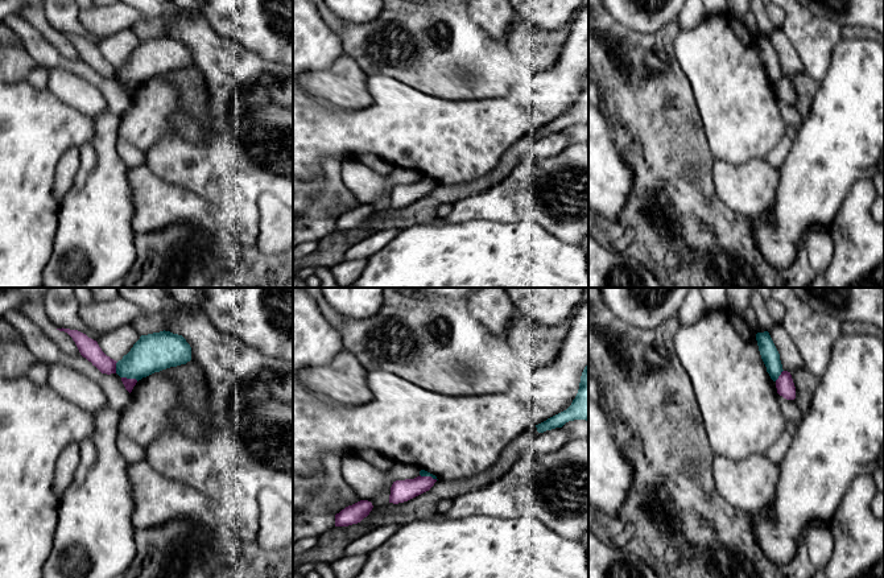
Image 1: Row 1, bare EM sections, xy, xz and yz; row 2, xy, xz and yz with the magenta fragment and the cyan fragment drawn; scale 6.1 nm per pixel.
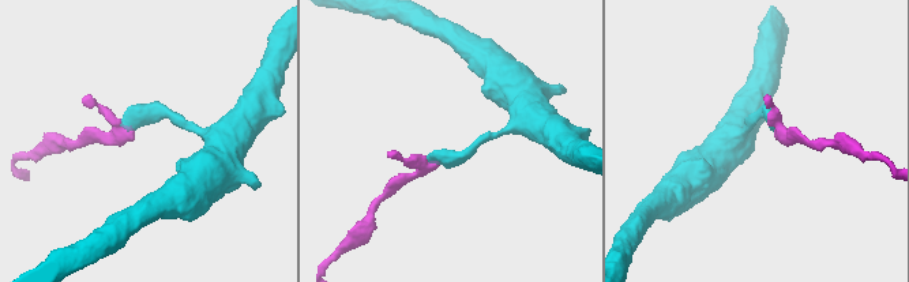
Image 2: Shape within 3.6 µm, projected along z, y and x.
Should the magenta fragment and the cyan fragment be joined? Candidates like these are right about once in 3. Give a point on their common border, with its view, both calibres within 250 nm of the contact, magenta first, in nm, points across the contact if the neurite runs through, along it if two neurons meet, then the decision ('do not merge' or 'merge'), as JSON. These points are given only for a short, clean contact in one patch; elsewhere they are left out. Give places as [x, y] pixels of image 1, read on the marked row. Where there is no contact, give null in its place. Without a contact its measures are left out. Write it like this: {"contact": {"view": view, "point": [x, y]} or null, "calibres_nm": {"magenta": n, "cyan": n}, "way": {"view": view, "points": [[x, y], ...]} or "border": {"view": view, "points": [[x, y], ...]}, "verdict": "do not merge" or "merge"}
{"contact": {"view": "xy", "point": [129, 379]}, "calibres_nm": {"magenta": 60, "cyan": 240}, "border": {"view": "xy", "points": [[122, 376], [137, 380]]}, "verdict": "do not merge"}

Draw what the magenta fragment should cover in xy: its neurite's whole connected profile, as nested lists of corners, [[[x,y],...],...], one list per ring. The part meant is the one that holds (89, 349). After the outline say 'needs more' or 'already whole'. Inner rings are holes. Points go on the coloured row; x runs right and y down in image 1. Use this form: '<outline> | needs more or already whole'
[[[57,329],[67,333],[75,342],[80,355],[92,363],[102,373],[116,373],[116,360],[107,356],[98,342],[78,330]]] | already whole

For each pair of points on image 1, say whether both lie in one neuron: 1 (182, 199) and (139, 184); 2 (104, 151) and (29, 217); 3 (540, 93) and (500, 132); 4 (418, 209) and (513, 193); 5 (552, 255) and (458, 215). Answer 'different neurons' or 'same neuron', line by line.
1: same neuron
2: different neurons
3: same neuron
4: different neurons
5: different neurons

